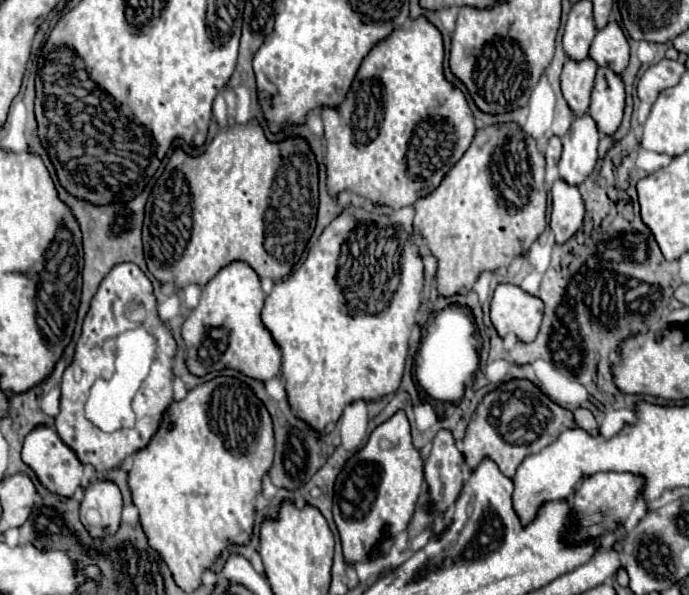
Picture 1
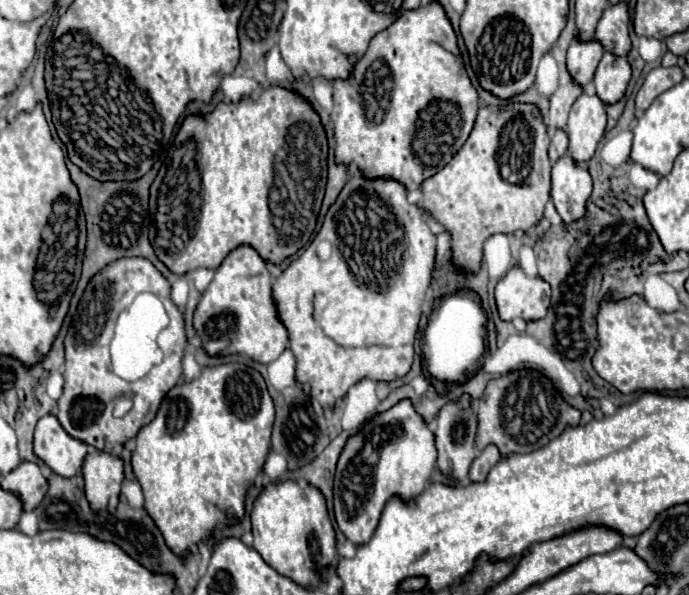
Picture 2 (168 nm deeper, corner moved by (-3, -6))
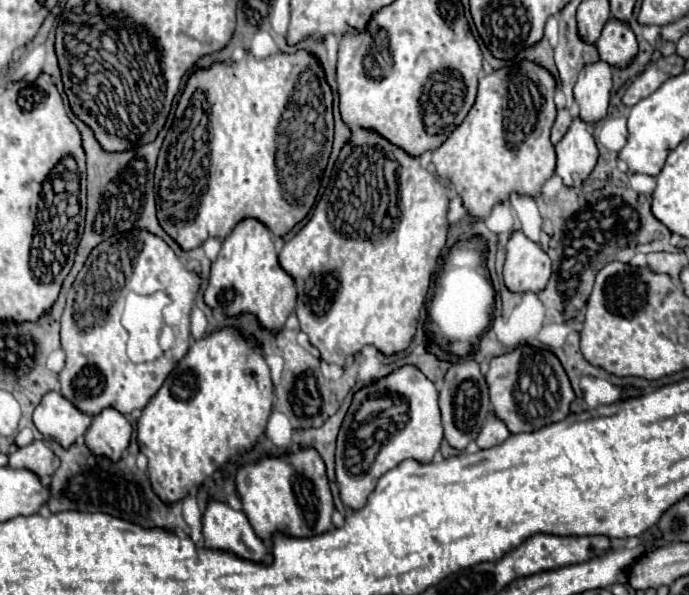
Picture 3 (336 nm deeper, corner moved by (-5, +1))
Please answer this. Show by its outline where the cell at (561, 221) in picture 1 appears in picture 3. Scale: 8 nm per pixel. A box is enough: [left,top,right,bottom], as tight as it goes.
[556,117,598,187]

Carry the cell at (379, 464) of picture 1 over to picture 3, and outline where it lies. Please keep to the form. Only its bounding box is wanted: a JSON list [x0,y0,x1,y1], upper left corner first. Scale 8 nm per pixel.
[336,365,442,509]

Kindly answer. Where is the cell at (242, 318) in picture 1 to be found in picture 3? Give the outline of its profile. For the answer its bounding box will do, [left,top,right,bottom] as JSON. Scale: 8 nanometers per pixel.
[204,219,296,335]

